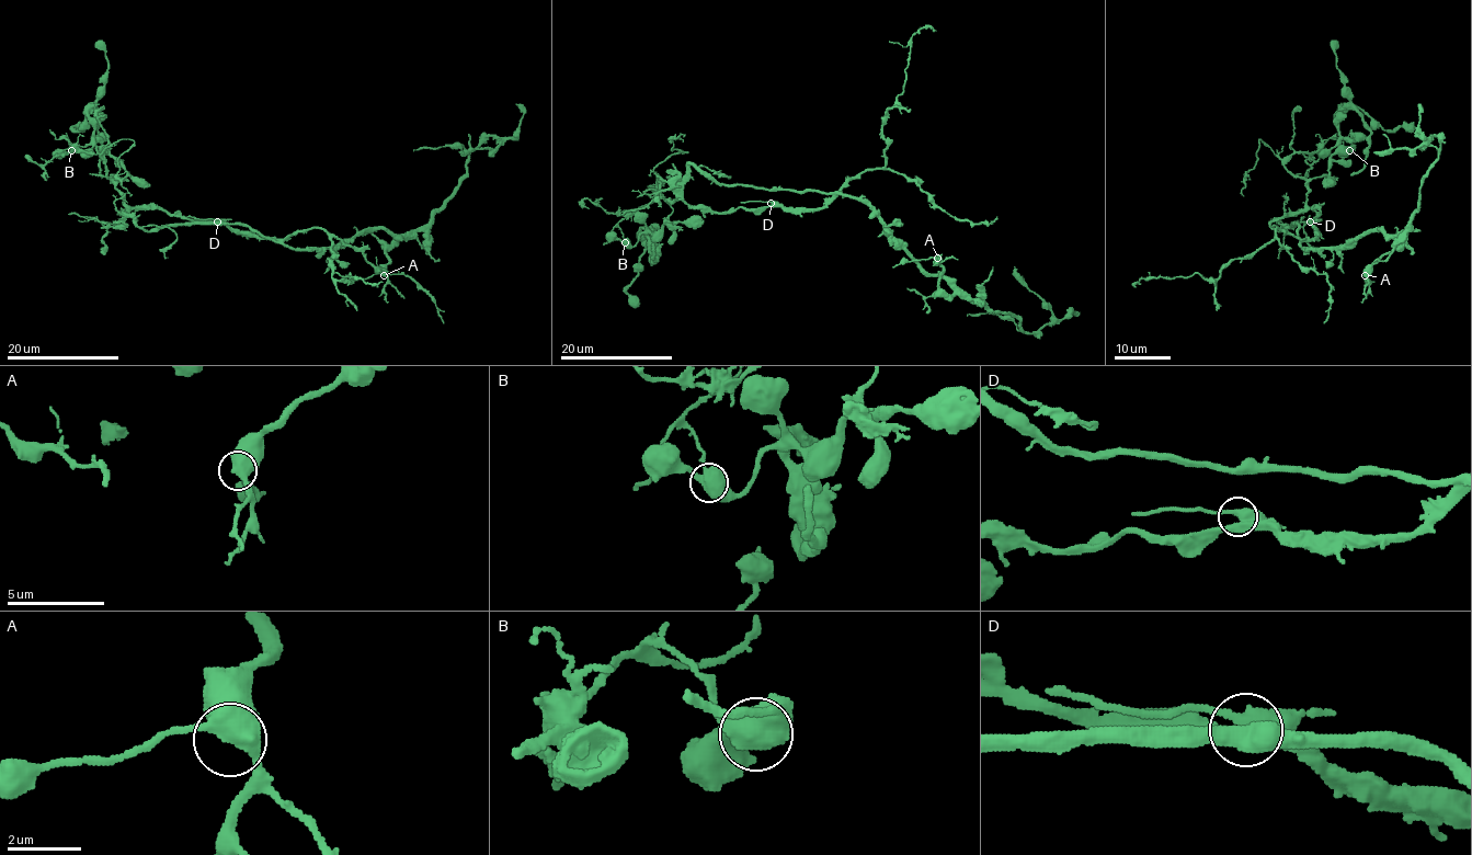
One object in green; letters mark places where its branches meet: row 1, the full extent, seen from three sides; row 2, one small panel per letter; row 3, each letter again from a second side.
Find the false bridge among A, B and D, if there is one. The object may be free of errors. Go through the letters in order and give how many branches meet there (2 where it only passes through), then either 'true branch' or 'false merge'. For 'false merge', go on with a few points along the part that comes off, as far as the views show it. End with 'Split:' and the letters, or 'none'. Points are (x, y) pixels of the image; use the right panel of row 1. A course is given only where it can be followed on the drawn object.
A: 3 branches meet; true branch
B: 3 branches meet; false merge; foreign part runs (1349, 150), (1353, 146), (1339, 141), (1335, 116), (1348, 110), (1360, 109), (1385, 130), (1405, 126), (1414, 130)
D: 3 branches meet; true branch
Split: B

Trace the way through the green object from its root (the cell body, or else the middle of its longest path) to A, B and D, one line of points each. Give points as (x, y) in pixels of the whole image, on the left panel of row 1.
A: (269, 239), (295, 249), (339, 249), (366, 230), (388, 229), (400, 236), (385, 251), (389, 263), (384, 275)
B: (269, 239), (235, 234), (224, 224), (130, 208), (106, 175), (102, 154), (82, 151), (91, 145), (71, 150)
D: (269, 239), (235, 234), (217, 221)

